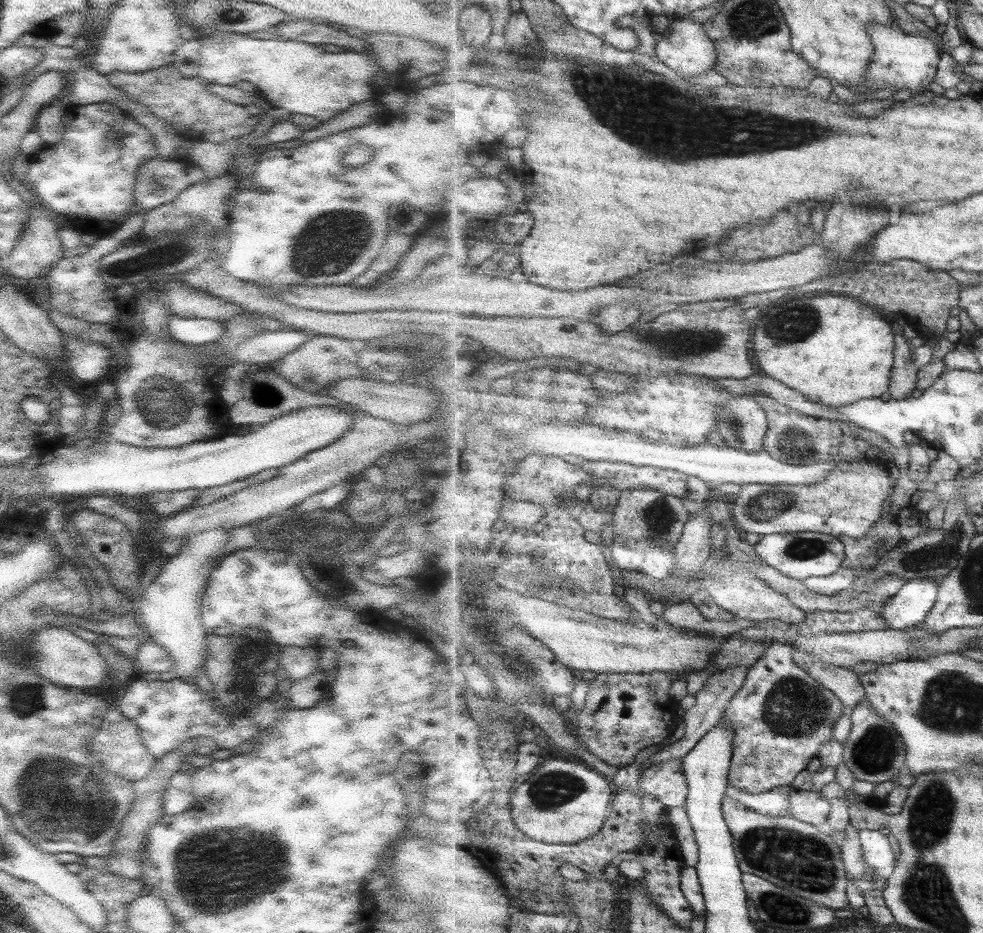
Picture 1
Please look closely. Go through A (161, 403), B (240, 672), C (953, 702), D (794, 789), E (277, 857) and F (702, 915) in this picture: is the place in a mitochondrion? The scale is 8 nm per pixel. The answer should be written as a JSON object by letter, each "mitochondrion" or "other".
{"A":"mitochondrion","B":"mitochondrion","C":"mitochondrion","D":"other","E":"mitochondrion","F":"other"}

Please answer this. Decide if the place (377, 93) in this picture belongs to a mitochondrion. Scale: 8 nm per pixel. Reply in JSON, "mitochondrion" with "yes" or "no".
{"mitochondrion":"no"}

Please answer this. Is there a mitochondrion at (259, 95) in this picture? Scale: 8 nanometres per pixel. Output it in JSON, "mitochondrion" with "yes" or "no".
{"mitochondrion":"no"}

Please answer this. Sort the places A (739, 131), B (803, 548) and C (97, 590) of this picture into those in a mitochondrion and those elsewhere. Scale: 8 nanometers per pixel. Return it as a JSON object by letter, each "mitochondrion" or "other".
{"A":"mitochondrion","B":"mitochondrion","C":"other"}

